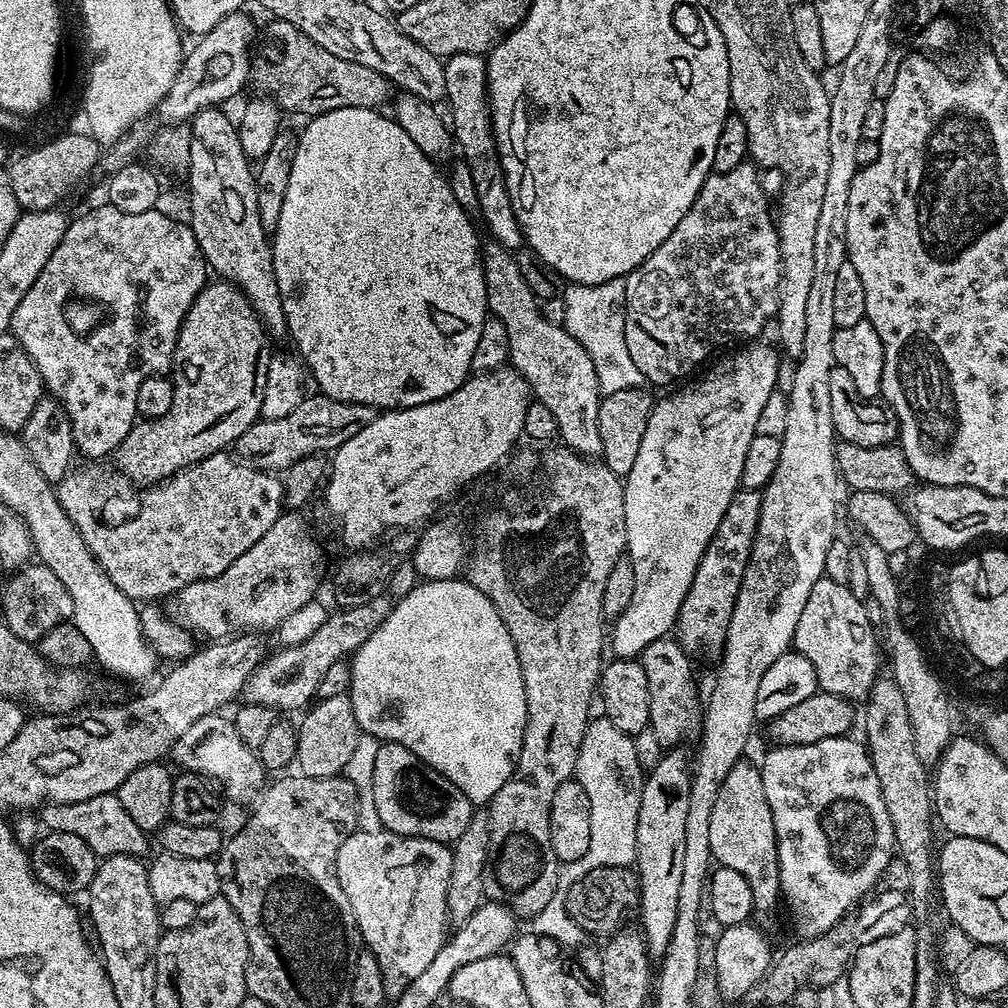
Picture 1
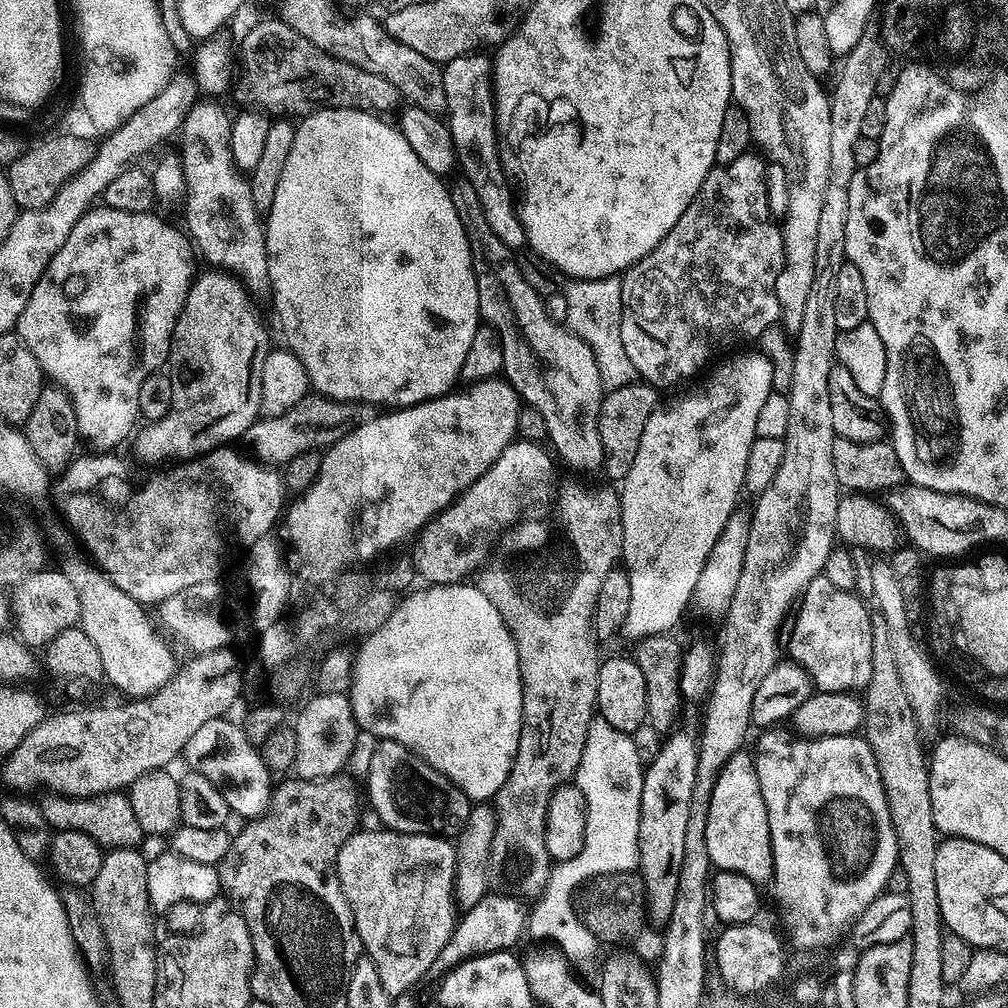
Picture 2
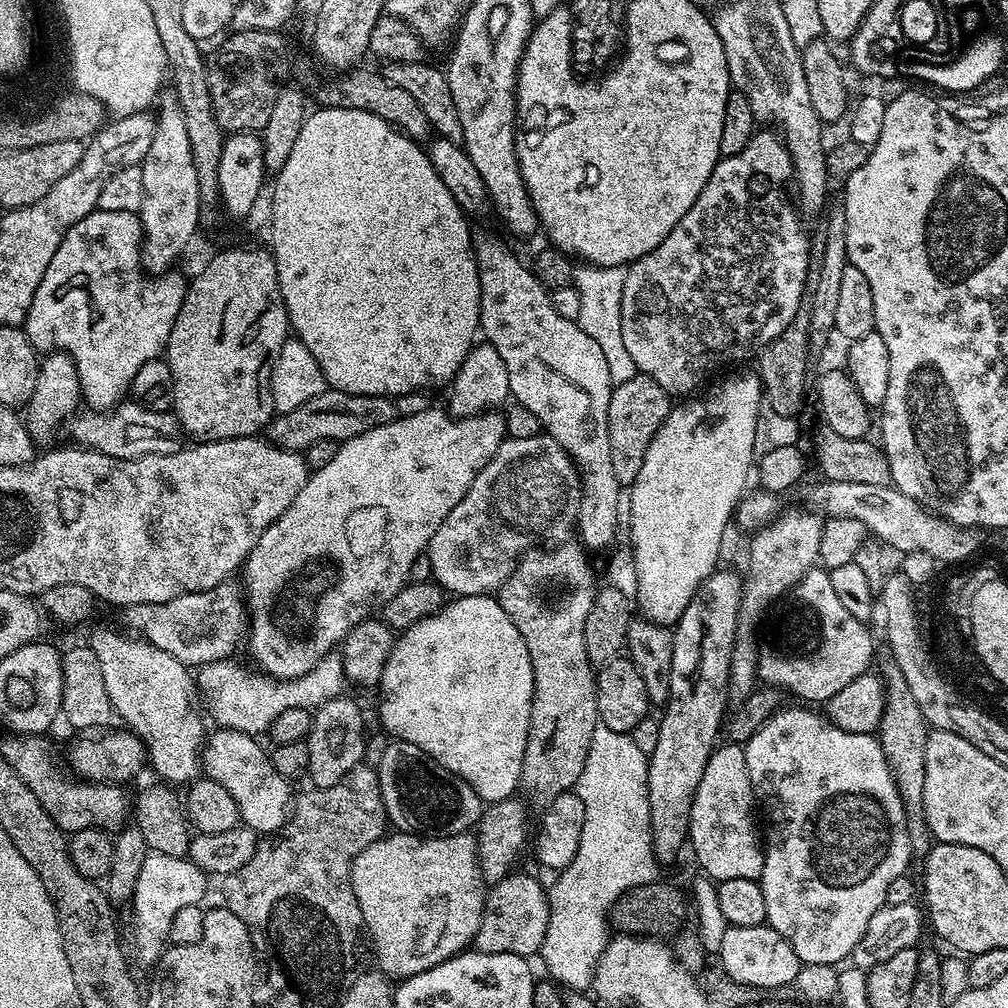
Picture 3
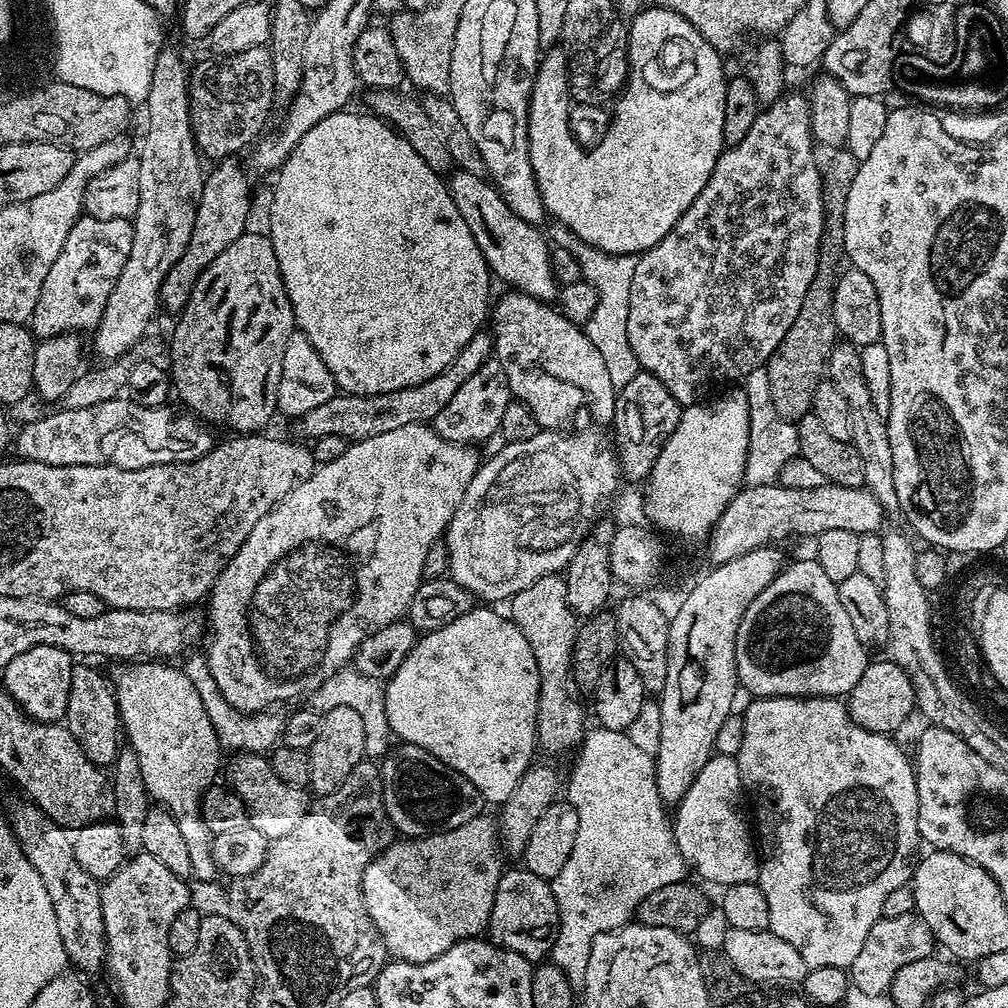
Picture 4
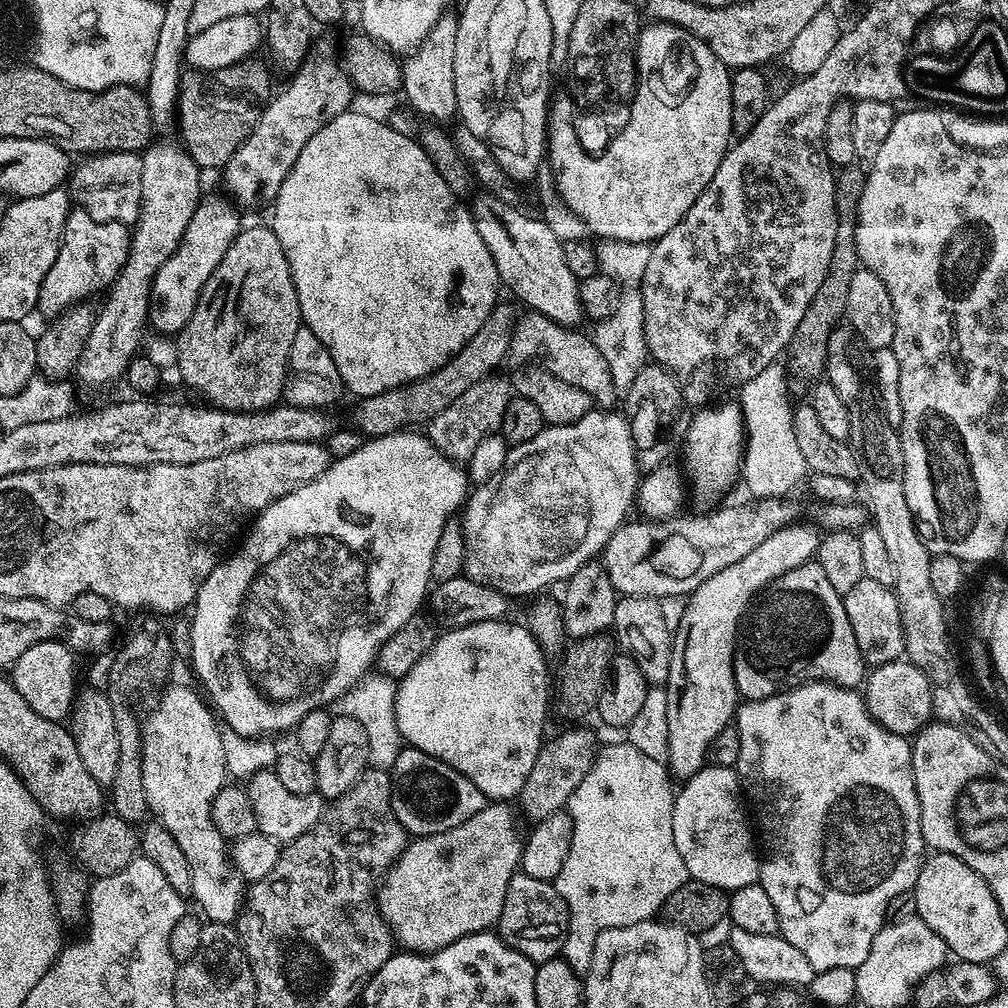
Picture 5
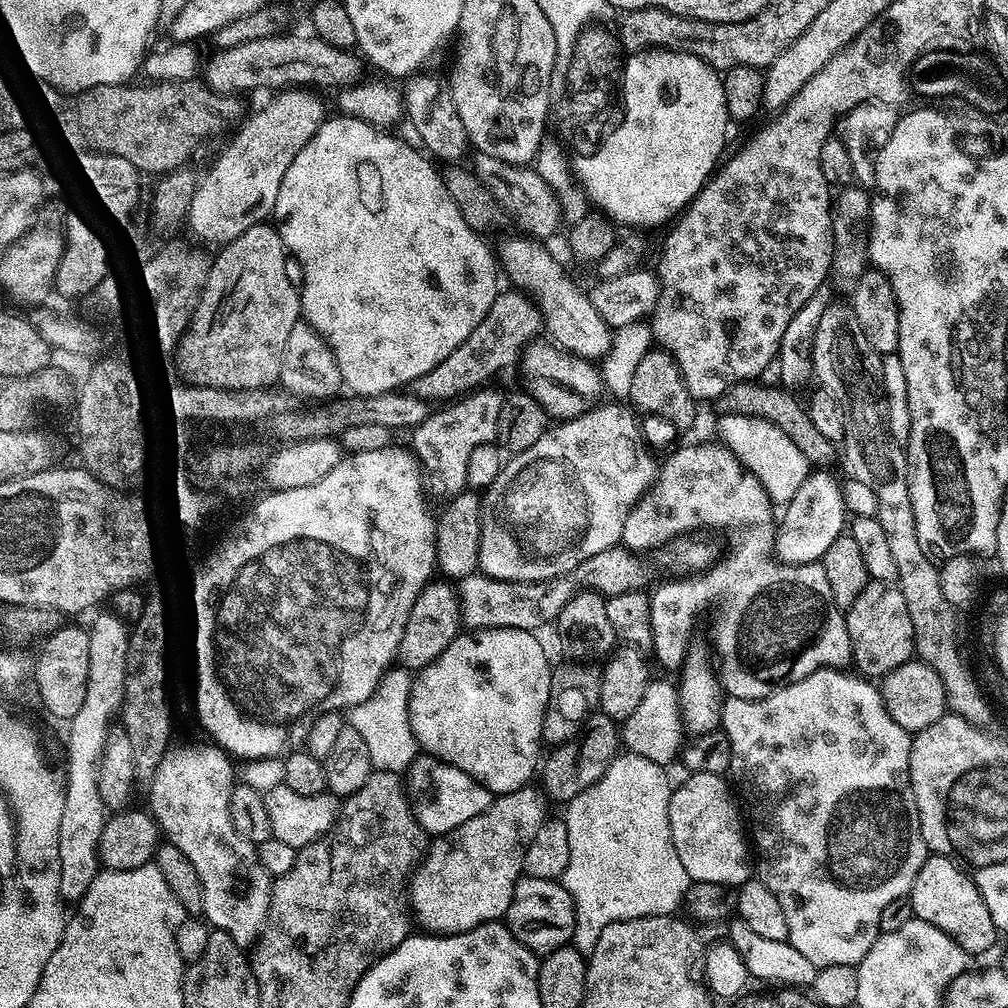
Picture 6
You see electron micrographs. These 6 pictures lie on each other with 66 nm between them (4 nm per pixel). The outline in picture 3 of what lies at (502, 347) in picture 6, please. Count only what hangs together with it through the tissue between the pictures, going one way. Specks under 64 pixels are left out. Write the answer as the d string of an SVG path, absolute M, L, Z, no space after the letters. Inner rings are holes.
M325 390L322 394L318 394L318 398L310 398L310 402L298 406L298 410L279 413L268 425L266 436L277 448L284 448L287 452L303 453L305 448L314 446L314 442L322 442L323 440L343 442L358 434L366 434L366 430L374 430L378 426L394 422L402 416L411 416L414 412L423 412L426 407L424 398L420 394L398 396L393 399L390 396L363 396L362 394L346 394L335 390Z

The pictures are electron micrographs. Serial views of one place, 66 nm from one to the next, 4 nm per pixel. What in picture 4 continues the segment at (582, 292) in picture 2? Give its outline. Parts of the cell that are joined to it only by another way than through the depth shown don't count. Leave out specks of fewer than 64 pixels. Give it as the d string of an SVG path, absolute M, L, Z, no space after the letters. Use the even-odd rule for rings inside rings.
M577 245L574 255L581 265L581 275L596 291L596 304L589 313L584 329L605 359L610 382L617 390L626 386L642 370L629 344L628 316L630 283L638 258L632 255L611 255L588 245Z

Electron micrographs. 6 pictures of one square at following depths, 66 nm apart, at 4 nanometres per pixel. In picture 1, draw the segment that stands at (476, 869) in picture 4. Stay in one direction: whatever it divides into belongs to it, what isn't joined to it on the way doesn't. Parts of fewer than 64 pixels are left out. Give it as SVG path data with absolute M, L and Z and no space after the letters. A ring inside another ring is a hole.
M357 830L342 842L336 855L338 882L342 886L342 894L346 894L346 902L350 902L350 910L356 919L356 931L363 947L372 952L374 958L378 958L385 997L401 996L410 982L414 982L414 978L418 978L418 974L430 966L434 954L438 954L443 946L450 928L446 890L451 869L452 849L447 843L438 840L400 836L387 830L378 834L366 834Z

